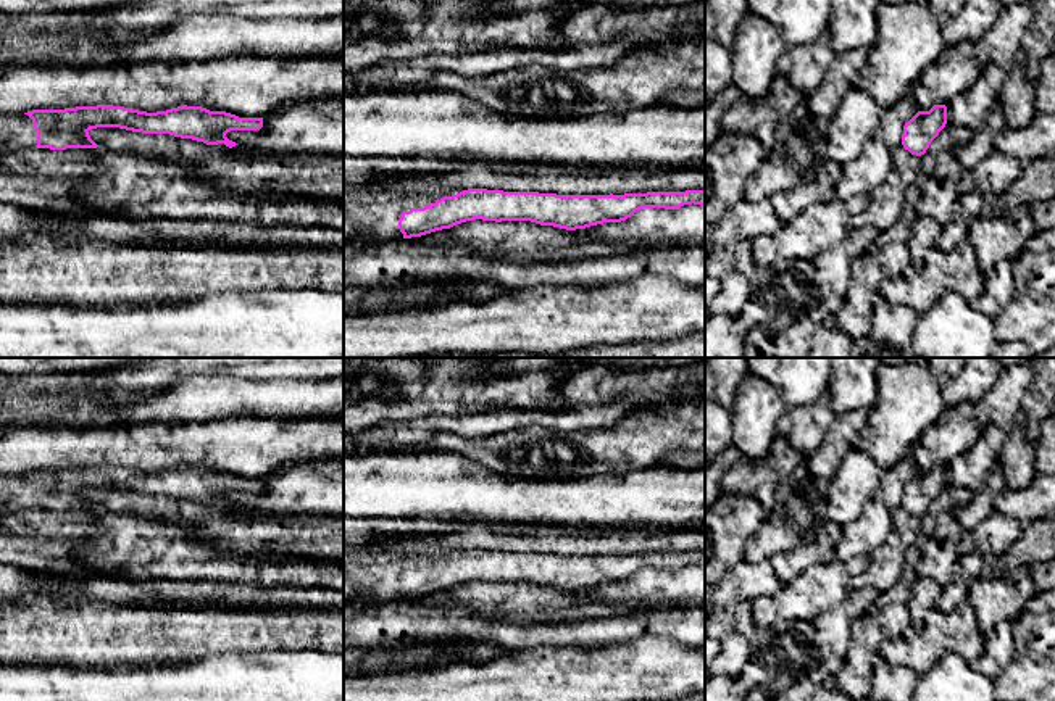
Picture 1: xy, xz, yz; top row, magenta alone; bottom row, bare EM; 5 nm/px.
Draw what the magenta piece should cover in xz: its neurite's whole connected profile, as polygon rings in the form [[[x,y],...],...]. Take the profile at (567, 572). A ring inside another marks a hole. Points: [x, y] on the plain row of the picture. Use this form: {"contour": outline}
{"contour": [[[344,548],[344,604],[421,598],[457,585],[531,582],[566,591],[621,583],[642,569],[705,567],[705,551],[624,556],[557,556],[468,550],[447,554],[365,554]]]}

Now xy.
{"contour": [[[97,466],[65,471],[32,471],[0,475],[0,516],[26,509],[97,509],[89,492],[119,488],[142,495],[169,495],[206,506],[237,504],[226,498],[231,492],[260,492],[263,479],[239,479],[202,467],[177,467],[147,474],[124,467]]]}

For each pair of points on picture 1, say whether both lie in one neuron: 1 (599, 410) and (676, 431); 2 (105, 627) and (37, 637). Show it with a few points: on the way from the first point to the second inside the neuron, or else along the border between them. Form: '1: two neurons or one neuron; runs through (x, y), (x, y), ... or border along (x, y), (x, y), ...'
1: two neurons; border along (662, 406), (639, 406), (610, 426), (589, 429)
2: one neuron; runs through (89, 621), (54, 622)

